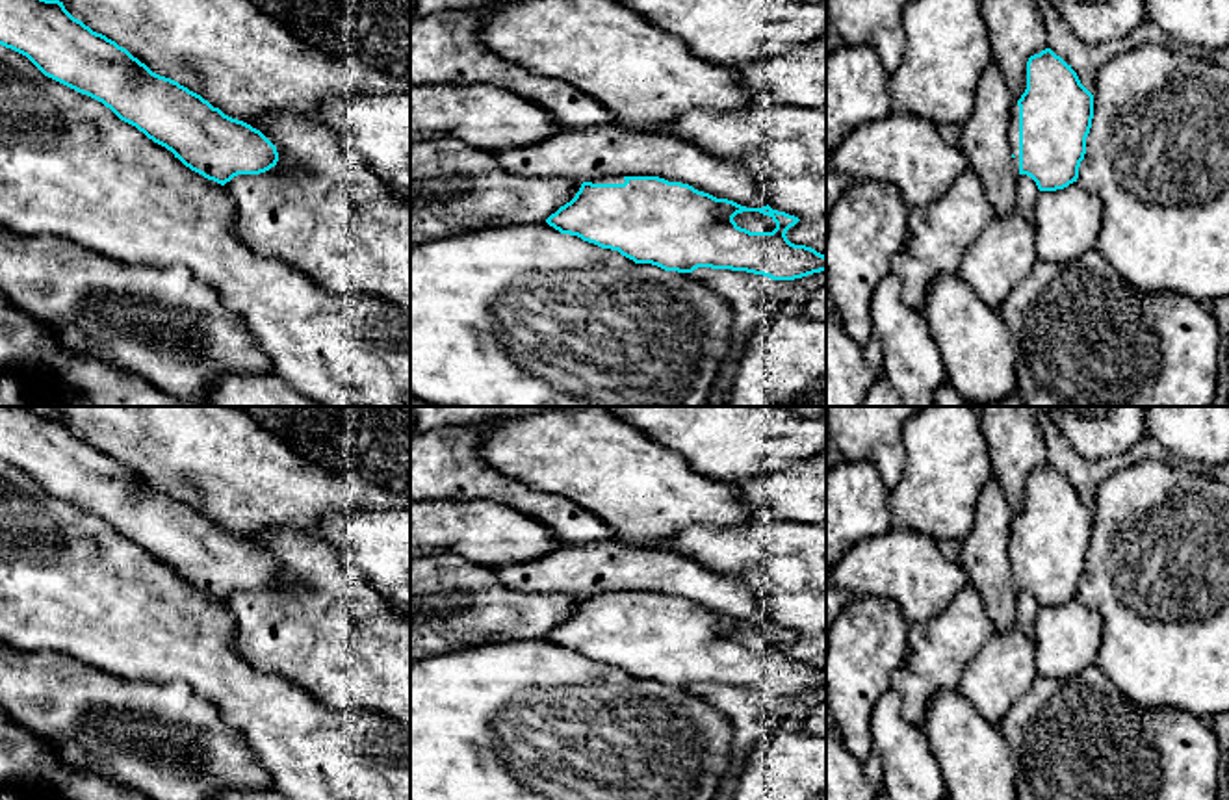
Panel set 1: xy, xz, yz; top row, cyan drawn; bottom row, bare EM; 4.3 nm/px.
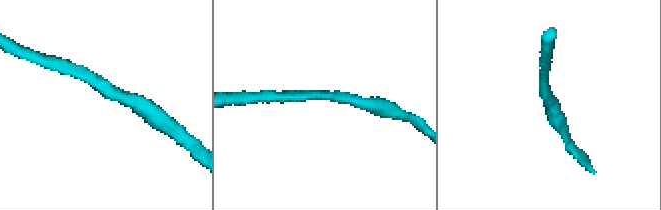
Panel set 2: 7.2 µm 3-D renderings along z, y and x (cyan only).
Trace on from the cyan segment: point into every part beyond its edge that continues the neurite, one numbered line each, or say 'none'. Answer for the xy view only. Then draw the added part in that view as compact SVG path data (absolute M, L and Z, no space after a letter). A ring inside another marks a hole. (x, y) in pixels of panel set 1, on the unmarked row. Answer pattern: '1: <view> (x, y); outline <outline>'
none

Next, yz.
1: yz (1014, 541); outline M1017 516L1012 520L1012 536L1008 542L1008 557L1014 568L1014 587L1019 590L1019 522Z

